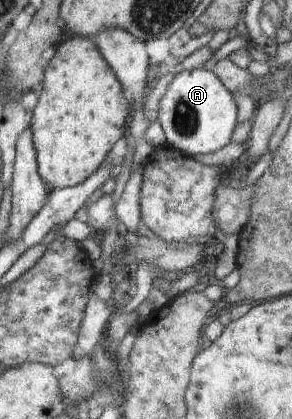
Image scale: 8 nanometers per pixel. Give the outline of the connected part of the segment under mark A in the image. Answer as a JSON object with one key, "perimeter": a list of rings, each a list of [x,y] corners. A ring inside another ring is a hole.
{"perimeter":[[[192,68],[177,73],[160,98],[157,120],[165,133],[166,145],[186,156],[214,153],[230,143],[237,123],[237,107],[233,95],[210,70]],[[194,119],[194,131],[186,129],[186,121]]]}

